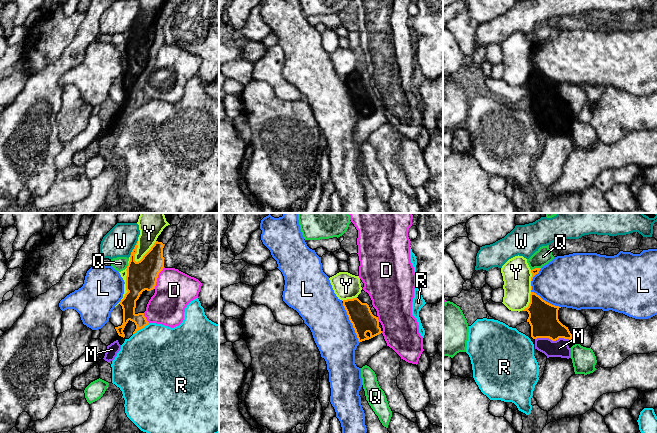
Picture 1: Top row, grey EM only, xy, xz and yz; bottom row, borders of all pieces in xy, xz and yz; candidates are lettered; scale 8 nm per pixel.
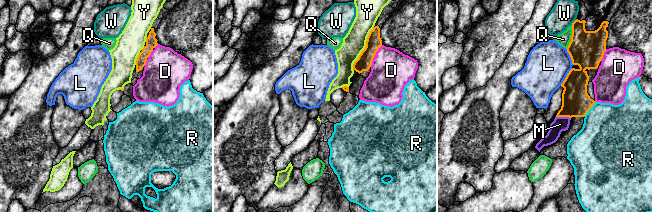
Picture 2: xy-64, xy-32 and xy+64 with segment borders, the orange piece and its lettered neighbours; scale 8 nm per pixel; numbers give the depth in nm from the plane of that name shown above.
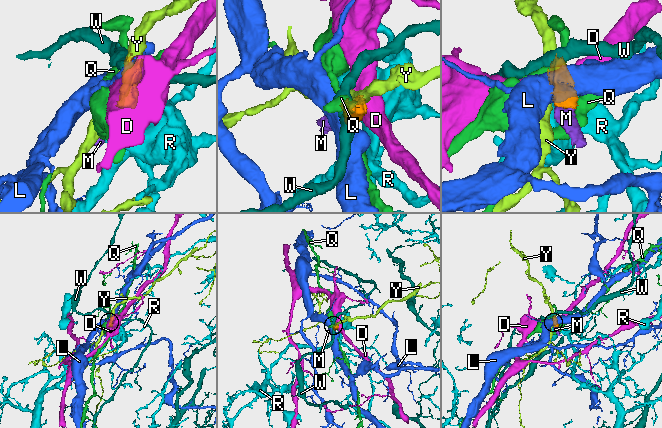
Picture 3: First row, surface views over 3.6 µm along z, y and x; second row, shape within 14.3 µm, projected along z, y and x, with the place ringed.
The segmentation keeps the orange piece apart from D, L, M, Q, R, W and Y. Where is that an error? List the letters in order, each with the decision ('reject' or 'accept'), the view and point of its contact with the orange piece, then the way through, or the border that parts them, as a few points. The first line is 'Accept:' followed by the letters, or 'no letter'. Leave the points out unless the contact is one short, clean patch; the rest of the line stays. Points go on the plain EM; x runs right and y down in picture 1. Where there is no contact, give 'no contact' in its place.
Accept: M
D: reject; meets orange in xy at (157, 53); border along xy (164, 43), (158, 51), (154, 64)
L: reject; meets orange in xz at (351, 98); border along xz (342, 79), (359, 118)
M: accept; meets orange in yz at (553, 116); runs through yz (543, 93), (545, 103), (553, 116), (559, 124)
Q: reject; meets orange in yz at (535, 44); border along yz (540, 43), (535, 43), (531, 46)
R: reject; meets orange in xy at (141, 104); border along xy (149, 99), (133, 110)
W: reject; meets orange in xy at (134, 24); border along xy (137, 16), (129, 32)
Y: reject; meets orange in xy at (146, 29); border along xy (156, 17), (139, 36), (134, 36)

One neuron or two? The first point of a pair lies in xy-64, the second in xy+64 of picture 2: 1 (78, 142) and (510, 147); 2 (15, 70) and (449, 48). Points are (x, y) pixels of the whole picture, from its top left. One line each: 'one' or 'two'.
1: one
2: two

